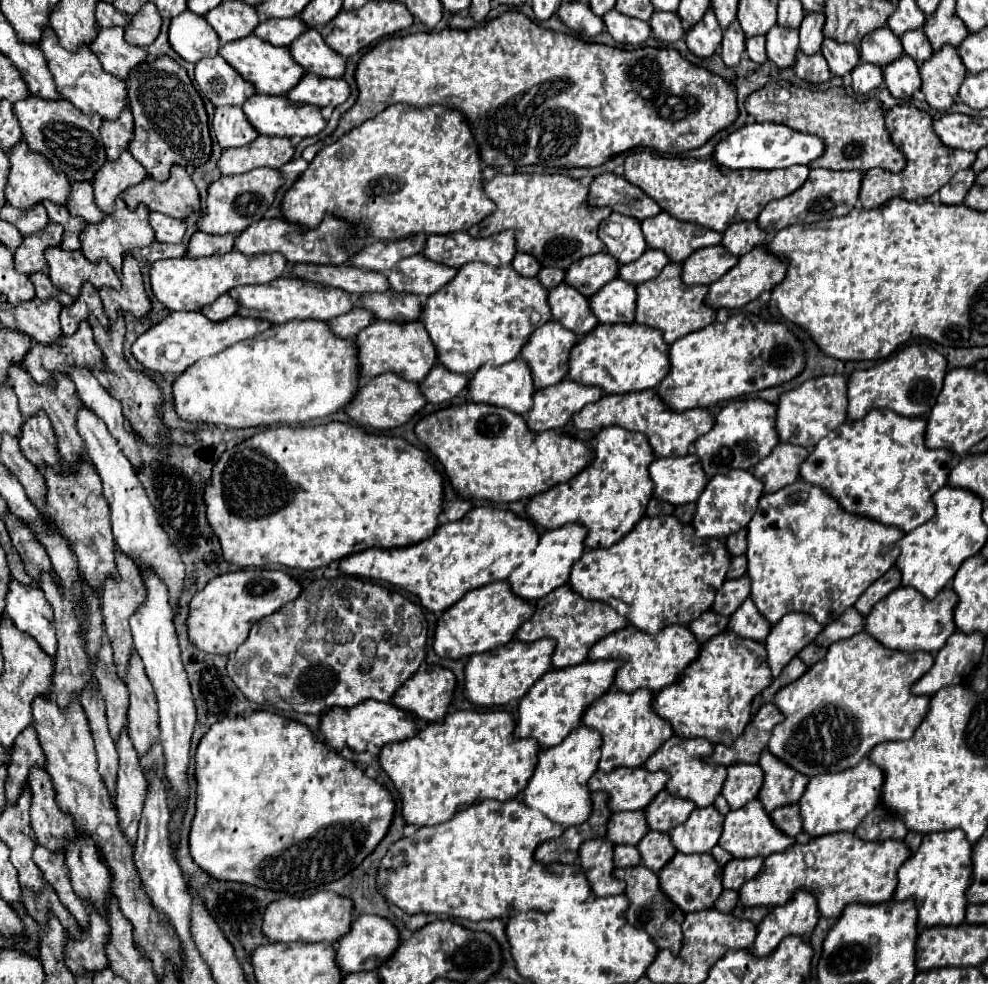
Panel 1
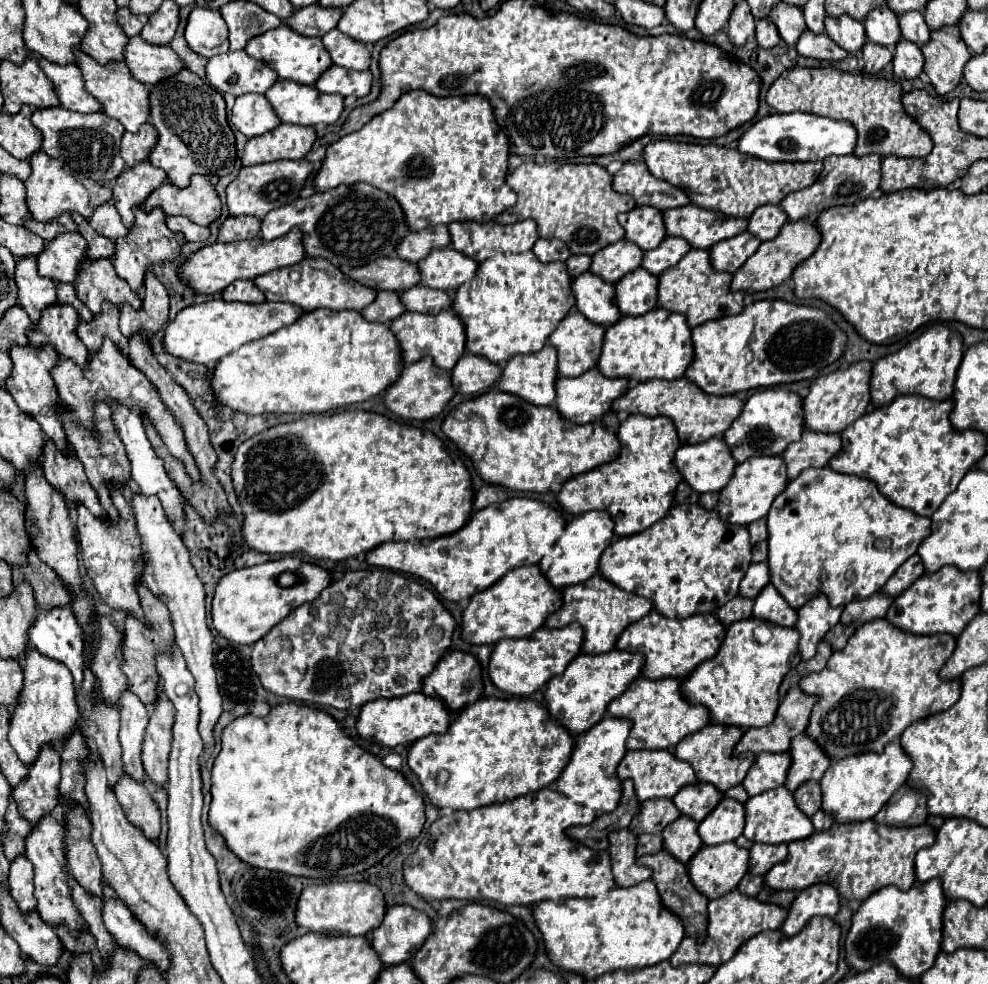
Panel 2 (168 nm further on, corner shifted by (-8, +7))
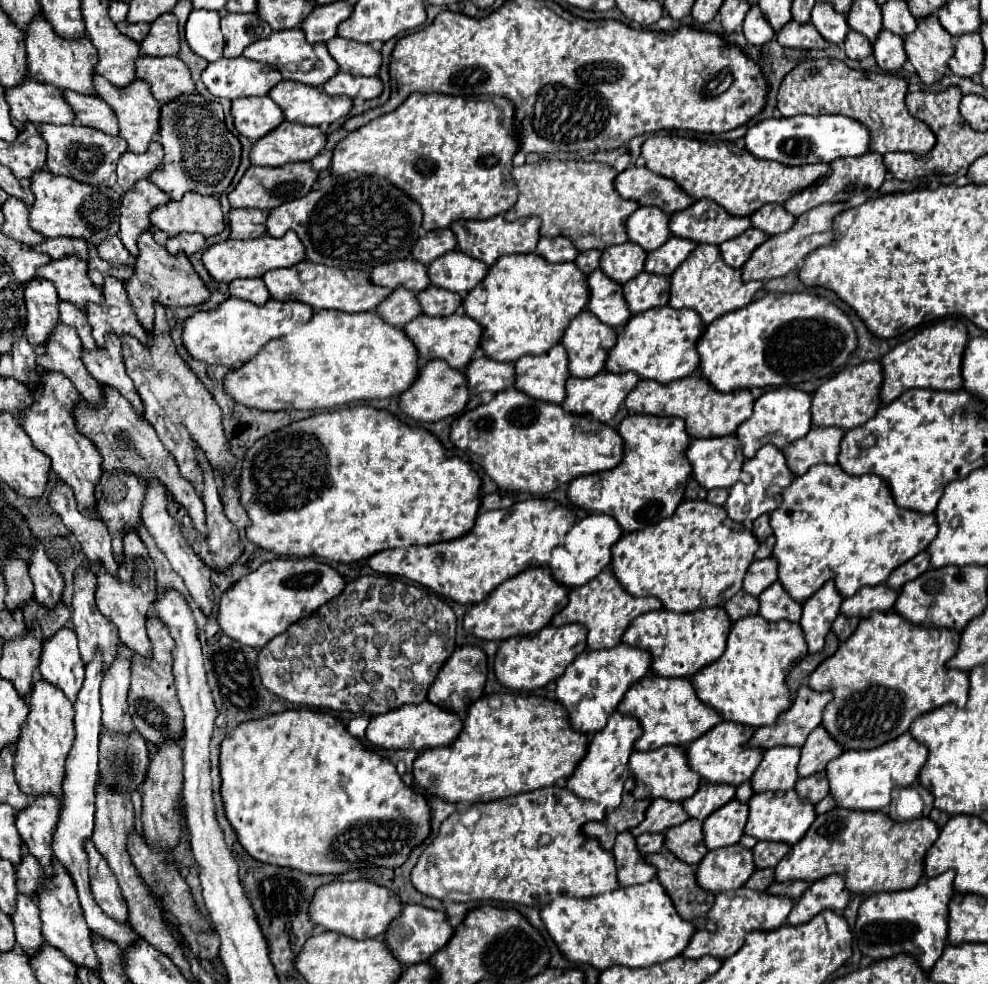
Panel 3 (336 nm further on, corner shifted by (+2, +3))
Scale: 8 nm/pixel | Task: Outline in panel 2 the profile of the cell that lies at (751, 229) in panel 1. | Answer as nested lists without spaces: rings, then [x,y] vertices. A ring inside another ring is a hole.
[[[759,206],[751,216],[749,216],[749,226],[747,232],[753,234],[755,238],[759,238],[761,242],[765,240],[773,240],[781,226],[787,222],[785,212],[779,206]]]

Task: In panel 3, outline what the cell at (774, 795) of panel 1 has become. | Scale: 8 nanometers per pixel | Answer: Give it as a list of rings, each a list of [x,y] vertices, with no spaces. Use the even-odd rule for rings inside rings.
[[[815,728],[811,736],[807,738],[803,750],[801,750],[801,762],[799,762],[799,776],[811,776],[815,772],[823,772],[827,762],[837,758],[843,752],[841,744],[837,744],[831,734],[825,728]]]

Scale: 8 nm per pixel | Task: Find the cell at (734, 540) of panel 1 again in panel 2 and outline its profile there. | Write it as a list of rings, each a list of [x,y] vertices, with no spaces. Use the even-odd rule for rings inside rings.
[[[765,518],[763,520],[755,520],[753,524],[747,526],[749,536],[751,536],[751,544],[757,544],[761,540],[767,538],[767,528],[765,528]]]

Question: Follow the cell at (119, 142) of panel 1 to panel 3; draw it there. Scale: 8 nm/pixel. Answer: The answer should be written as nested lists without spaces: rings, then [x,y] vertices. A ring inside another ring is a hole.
[[[159,142],[151,144],[145,154],[131,154],[125,152],[117,166],[119,186],[127,192],[135,188],[135,182],[149,178],[149,174],[163,162],[163,146]]]

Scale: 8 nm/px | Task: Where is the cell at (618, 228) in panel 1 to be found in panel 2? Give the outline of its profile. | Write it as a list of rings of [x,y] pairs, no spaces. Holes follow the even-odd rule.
[[[637,206],[631,212],[617,216],[625,230],[625,240],[637,244],[643,252],[657,248],[665,238],[665,228],[661,224],[661,212],[651,206]]]

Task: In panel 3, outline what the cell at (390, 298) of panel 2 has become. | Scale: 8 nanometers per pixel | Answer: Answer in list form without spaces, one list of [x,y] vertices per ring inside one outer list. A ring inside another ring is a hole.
[[[397,288],[387,300],[383,300],[377,306],[377,312],[381,312],[383,318],[387,318],[389,324],[393,326],[405,326],[413,318],[417,318],[423,308],[417,300],[417,294],[407,288]]]

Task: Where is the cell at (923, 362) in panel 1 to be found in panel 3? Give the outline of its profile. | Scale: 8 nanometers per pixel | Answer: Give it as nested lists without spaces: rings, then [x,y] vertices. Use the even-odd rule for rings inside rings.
[[[943,318],[925,326],[911,340],[897,344],[889,354],[881,358],[883,364],[883,388],[881,400],[883,404],[891,404],[909,388],[931,388],[931,390],[959,390],[963,388],[961,376],[961,360],[963,350],[967,346],[967,326],[957,318]]]

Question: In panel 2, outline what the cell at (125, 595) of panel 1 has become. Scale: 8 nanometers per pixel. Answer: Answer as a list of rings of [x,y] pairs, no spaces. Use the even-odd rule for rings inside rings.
[[[137,584],[137,594],[141,600],[141,608],[145,612],[145,622],[137,620],[133,614],[125,616],[125,634],[123,634],[123,662],[121,662],[121,670],[127,676],[127,684],[129,690],[133,694],[139,696],[141,702],[145,702],[147,706],[151,706],[155,702],[155,688],[159,682],[159,674],[155,670],[155,652],[163,650],[167,644],[173,642],[173,626],[169,620],[169,612],[165,608],[165,604],[143,584]]]

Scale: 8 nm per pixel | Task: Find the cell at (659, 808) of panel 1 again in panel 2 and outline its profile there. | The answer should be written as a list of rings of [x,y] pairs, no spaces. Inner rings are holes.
[[[689,784],[683,786],[675,796],[673,796],[673,804],[677,806],[677,810],[683,816],[693,818],[695,822],[701,822],[715,806],[717,802],[723,798],[721,792],[717,792],[711,784]]]

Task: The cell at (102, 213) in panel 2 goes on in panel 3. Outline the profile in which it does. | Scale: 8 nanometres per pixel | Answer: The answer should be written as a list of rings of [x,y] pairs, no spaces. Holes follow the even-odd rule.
[[[117,236],[107,240],[107,244],[101,244],[97,248],[97,252],[103,260],[109,260],[111,264],[127,264],[129,262],[129,252]]]

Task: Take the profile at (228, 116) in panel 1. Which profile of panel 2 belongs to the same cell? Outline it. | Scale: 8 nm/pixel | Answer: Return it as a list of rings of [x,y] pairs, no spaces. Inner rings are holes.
[[[253,94],[239,96],[235,100],[229,122],[247,138],[271,132],[275,126],[281,124],[269,102],[263,96]]]

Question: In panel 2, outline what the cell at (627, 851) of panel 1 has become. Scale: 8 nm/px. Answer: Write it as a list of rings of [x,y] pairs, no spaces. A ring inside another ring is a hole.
[[[641,834],[639,842],[637,842],[637,858],[645,856],[645,854],[655,854],[663,850],[663,842],[661,842],[661,834]]]

